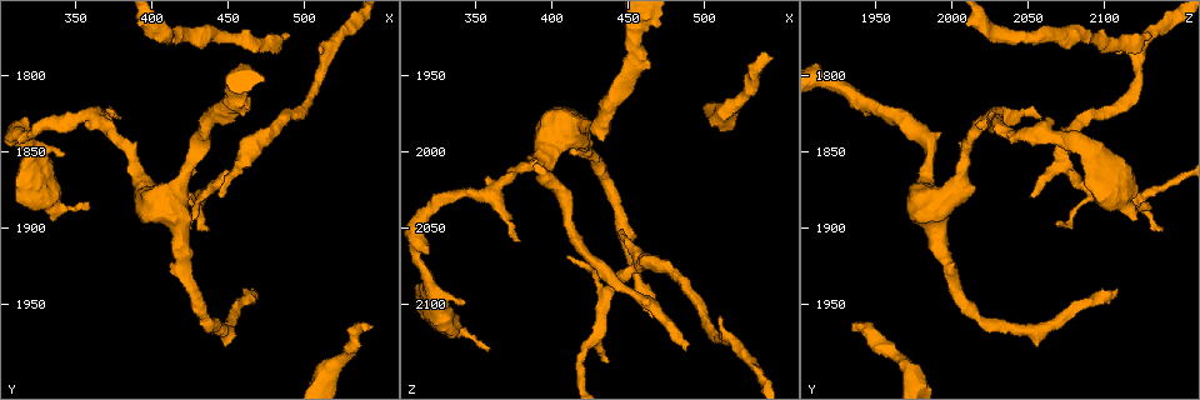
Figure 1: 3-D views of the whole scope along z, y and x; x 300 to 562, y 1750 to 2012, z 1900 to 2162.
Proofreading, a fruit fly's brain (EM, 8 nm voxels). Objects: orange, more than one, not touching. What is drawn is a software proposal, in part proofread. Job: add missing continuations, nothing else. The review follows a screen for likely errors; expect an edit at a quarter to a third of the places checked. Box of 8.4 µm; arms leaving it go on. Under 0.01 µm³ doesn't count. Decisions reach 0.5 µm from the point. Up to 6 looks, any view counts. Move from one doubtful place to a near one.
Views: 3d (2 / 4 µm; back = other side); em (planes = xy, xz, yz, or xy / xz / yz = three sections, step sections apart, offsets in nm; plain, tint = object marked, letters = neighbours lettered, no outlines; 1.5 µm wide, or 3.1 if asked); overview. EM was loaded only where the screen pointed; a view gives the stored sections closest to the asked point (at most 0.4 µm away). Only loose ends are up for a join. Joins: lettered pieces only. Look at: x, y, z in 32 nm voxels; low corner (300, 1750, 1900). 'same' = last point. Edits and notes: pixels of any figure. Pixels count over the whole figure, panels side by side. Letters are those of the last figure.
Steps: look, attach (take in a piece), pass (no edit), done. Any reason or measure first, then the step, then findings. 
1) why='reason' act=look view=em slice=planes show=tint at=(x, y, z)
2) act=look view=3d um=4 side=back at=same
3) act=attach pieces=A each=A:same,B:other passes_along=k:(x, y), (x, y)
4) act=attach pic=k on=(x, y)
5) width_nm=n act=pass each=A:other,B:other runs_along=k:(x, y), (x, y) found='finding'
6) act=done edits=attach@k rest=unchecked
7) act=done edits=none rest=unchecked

why='end of a long branch' act=look view=em slice=planes show=plain at=(488, 1772, 2130)

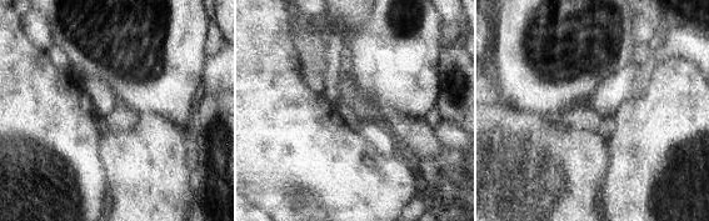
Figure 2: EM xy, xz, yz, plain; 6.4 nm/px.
act=look view=em slice=planes show=letters at=same

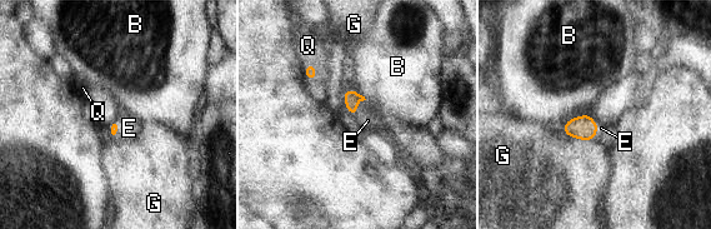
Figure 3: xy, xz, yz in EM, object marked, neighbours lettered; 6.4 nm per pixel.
act=attach pieces=E each=B:other,E:same,G:other,Q:other found='it goes on there'

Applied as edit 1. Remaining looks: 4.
why='branch stops here' act=look view=3d um=2 at=(438, 1900, 2136)

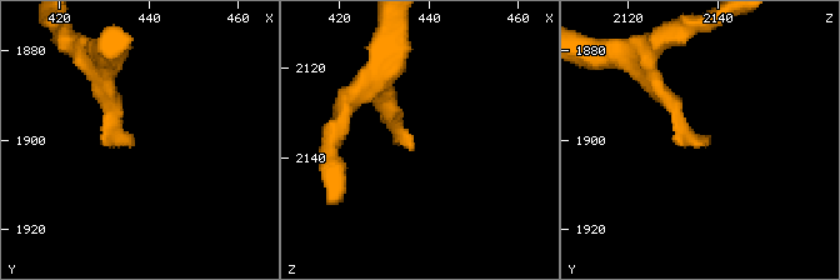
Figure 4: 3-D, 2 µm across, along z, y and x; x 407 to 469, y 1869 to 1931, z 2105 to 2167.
act=look view=em slice=xy step=4 show=letters at=(437, 1901, 2138)

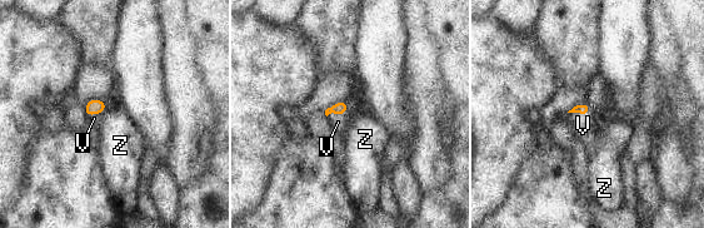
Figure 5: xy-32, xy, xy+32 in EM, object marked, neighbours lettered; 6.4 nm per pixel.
longest_contact=V:170nm act=attach pieces=V each=V:same,Z:other passes_along=5:(340, 108), (339, 114), (338, 122) found='it goes on there'

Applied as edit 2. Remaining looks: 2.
act=done edits=attach@3,attach@5 rest=unchecked

